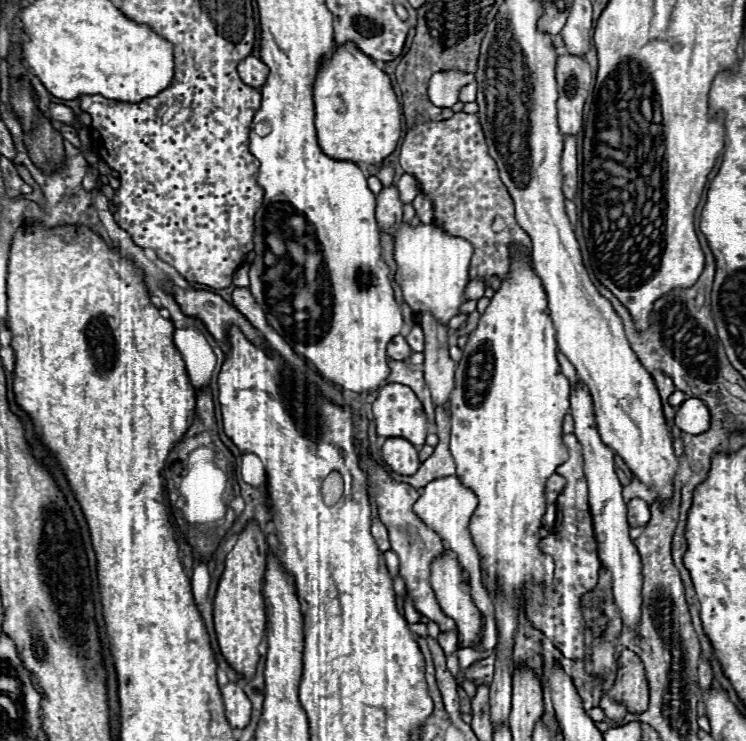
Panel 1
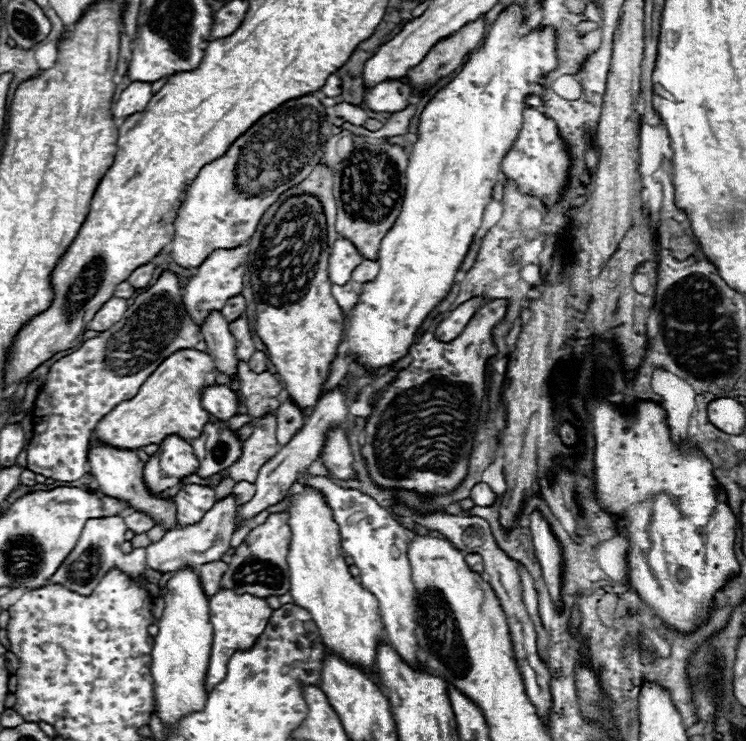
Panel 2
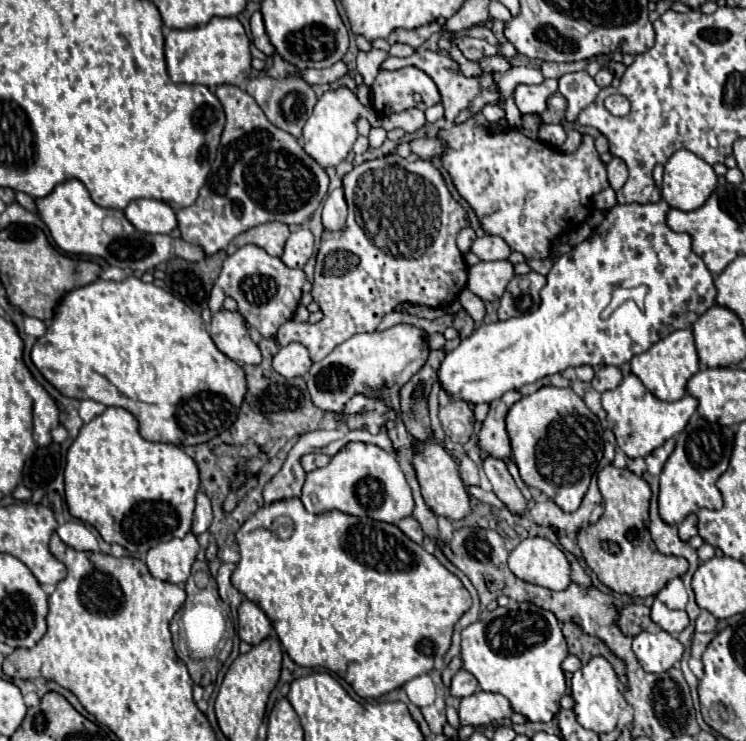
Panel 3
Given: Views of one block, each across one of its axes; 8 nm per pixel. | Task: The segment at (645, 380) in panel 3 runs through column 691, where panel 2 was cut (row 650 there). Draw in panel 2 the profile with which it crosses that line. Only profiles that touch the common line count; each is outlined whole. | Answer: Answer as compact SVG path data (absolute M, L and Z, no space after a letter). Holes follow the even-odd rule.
M304 488L302 494L292 496L288 514L288 526L292 528L288 572L290 594L294 602L312 614L312 620L320 628L324 646L332 654L340 656L370 676L378 676L376 652L378 644L386 642L378 600L374 594L366 592L350 574L340 546L340 532L332 520L332 510L328 508L324 494L314 488Z

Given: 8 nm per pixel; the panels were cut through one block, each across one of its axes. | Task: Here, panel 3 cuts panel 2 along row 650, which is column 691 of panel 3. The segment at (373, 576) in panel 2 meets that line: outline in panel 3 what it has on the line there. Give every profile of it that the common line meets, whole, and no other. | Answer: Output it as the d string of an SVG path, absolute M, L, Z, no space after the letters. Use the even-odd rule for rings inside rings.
M634 374L626 376L618 388L602 394L602 408L606 410L608 426L628 458L646 458L652 450L662 446L664 440L678 436L686 428L690 416L696 412L696 406L698 402L688 394L674 402L658 400Z

